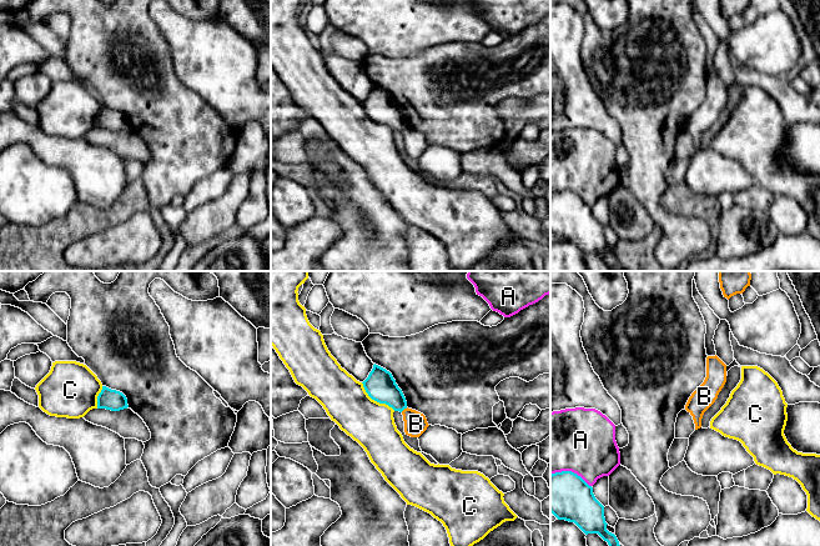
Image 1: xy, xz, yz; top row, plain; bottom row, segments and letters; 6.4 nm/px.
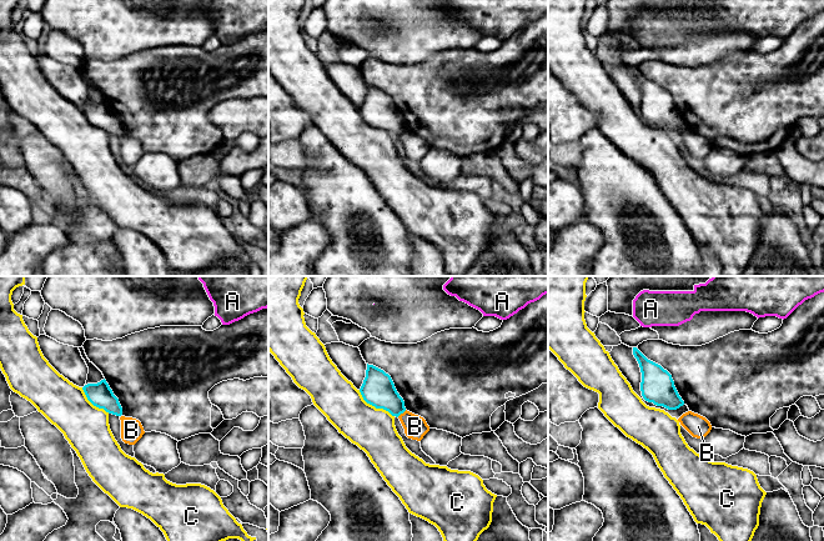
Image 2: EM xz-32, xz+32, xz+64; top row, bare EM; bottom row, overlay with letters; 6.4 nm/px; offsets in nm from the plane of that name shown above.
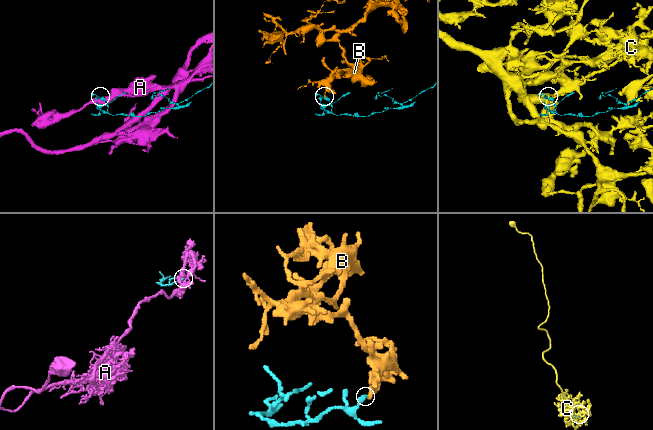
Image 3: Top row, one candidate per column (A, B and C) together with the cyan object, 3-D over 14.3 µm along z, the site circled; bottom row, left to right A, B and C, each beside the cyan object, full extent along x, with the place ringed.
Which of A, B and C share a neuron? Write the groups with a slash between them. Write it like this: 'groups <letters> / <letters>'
groups A / B / C

